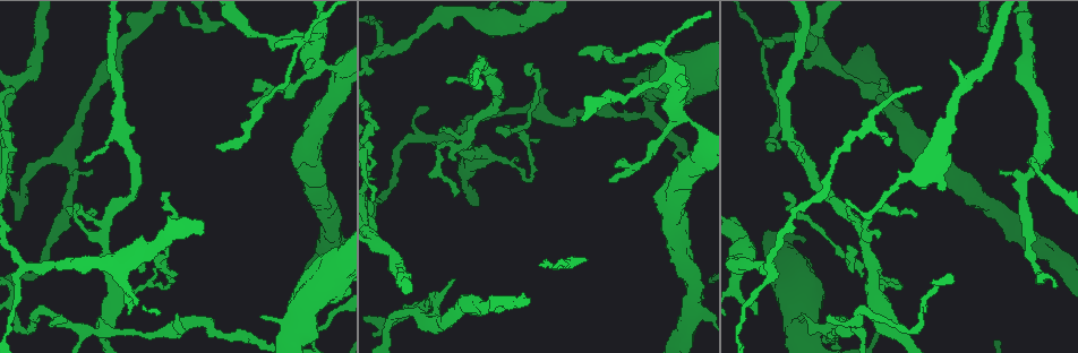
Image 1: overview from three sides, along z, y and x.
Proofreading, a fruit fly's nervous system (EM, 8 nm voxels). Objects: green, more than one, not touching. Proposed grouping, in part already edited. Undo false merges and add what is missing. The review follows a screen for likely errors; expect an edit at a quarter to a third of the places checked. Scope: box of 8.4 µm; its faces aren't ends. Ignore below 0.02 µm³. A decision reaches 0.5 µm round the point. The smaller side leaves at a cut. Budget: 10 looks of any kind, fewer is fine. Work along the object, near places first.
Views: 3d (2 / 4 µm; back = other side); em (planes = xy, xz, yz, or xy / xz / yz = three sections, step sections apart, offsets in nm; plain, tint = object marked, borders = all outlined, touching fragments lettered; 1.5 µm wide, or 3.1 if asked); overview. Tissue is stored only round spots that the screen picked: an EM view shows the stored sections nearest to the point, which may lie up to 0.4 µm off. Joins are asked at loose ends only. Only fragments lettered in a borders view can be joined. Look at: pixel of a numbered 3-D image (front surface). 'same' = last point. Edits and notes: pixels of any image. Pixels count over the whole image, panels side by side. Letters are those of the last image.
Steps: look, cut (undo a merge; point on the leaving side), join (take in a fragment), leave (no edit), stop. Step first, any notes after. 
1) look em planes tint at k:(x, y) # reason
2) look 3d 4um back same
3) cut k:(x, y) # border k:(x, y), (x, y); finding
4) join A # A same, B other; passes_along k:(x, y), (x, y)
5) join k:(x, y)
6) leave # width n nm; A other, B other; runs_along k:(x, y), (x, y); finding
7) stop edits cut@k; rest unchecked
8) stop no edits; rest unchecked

look 3d 4um at 1:(828, 320) # tapers out

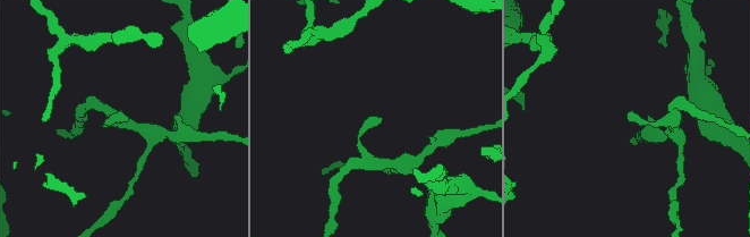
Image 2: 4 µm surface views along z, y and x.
look em yz step 4 tint at 2:(630, 121) # now the EM

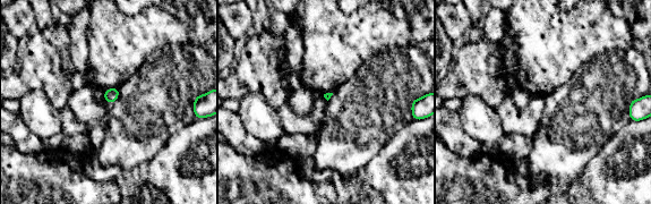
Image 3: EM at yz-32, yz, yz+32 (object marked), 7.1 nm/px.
look em xz step 8 borders same # another direction

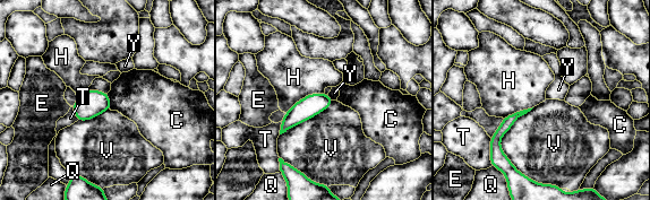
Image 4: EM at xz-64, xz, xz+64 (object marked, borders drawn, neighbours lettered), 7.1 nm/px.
leave # C other, E other, H other, Q other, T other, V other, Y other; none of them fits

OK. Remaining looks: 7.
look em xy step 4 tint at 1:(482, 153) # branch point

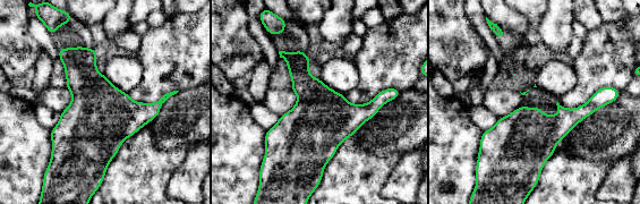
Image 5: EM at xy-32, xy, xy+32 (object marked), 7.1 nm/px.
look em xz step 8 borders same

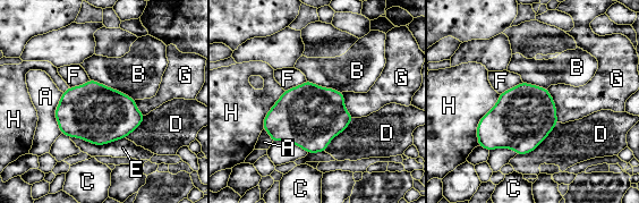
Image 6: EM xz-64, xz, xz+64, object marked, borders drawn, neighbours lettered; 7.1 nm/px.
leave # A other, B other, C other, D other, E other, F other, G other, H other; border 6:(90, 78), (121, 91), (134, 100); all the same cell

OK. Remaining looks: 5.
look em planes plain at 1:(680, 114) # calibre changes

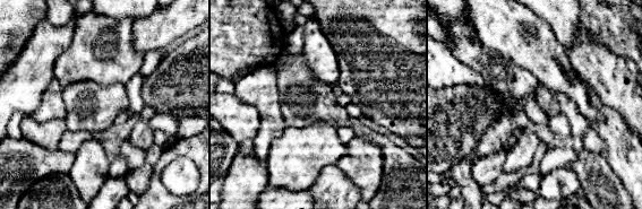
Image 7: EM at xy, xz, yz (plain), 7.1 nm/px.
look em planes tint same # where the object lies

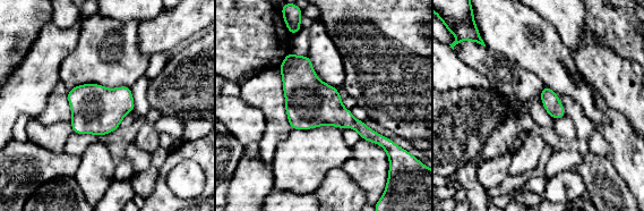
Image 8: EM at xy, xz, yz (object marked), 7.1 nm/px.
look em planes borders same

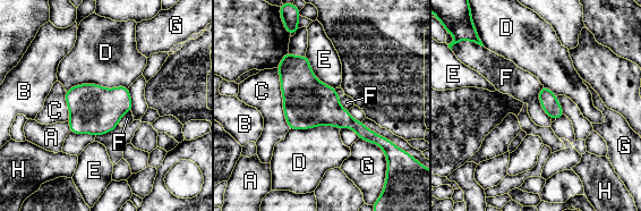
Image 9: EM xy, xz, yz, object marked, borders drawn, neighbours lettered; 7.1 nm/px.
leave # width 70 nm; A other, B other, C other, D other, E other, F other, G other, H other; one cell here

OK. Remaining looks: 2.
look em planes borders at 1:(770, 48) # free end

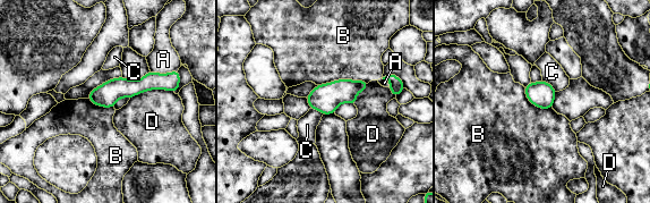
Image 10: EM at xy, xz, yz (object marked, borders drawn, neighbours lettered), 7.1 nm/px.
leave # A other, B other, C other, D other; runs_along 10:(171, 83), (91, 96); no lettered fragment goes on from it

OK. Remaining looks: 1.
stop no edits; rest unchecked

